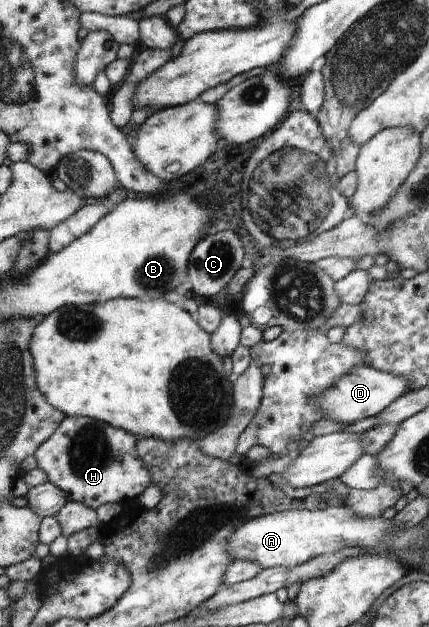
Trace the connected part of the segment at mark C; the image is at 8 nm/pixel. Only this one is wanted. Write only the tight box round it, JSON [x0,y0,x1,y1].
[187,230,245,296]

